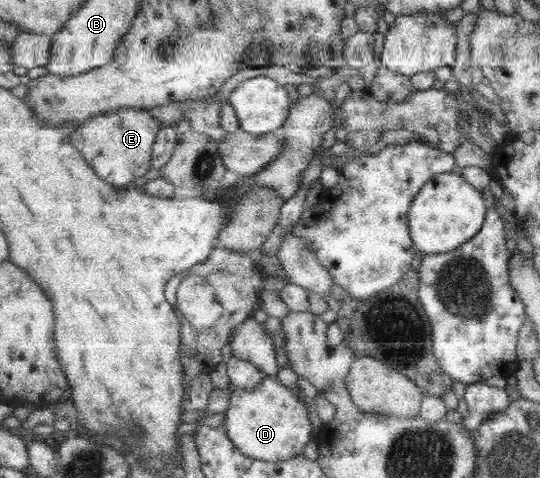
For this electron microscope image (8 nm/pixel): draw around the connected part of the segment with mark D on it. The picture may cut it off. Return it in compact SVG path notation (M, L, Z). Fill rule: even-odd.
M268 375L256 388L234 387L224 422L237 448L246 456L261 462L287 461L302 455L314 432L302 399L298 399L275 376Z

